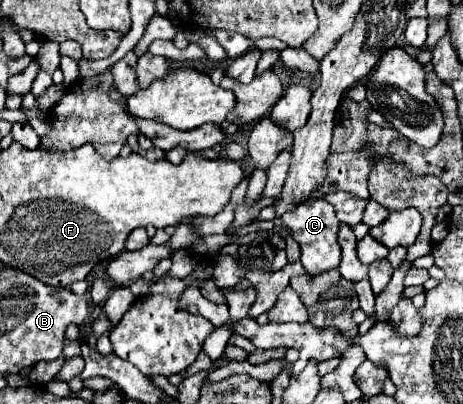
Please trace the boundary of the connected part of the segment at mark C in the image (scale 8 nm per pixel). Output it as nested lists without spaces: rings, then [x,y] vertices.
[[[307,199],[295,211],[281,215],[281,221],[291,229],[293,239],[301,247],[301,263],[309,275],[319,275],[329,269],[337,269],[341,261],[341,247],[337,243],[337,231],[341,221],[335,215],[335,207],[325,199]]]

